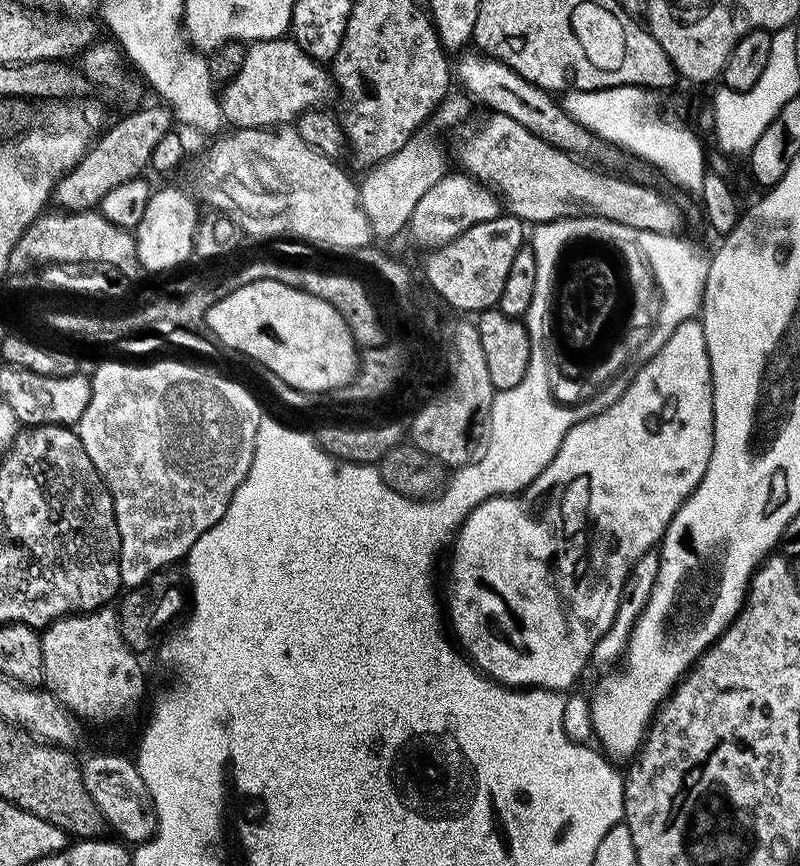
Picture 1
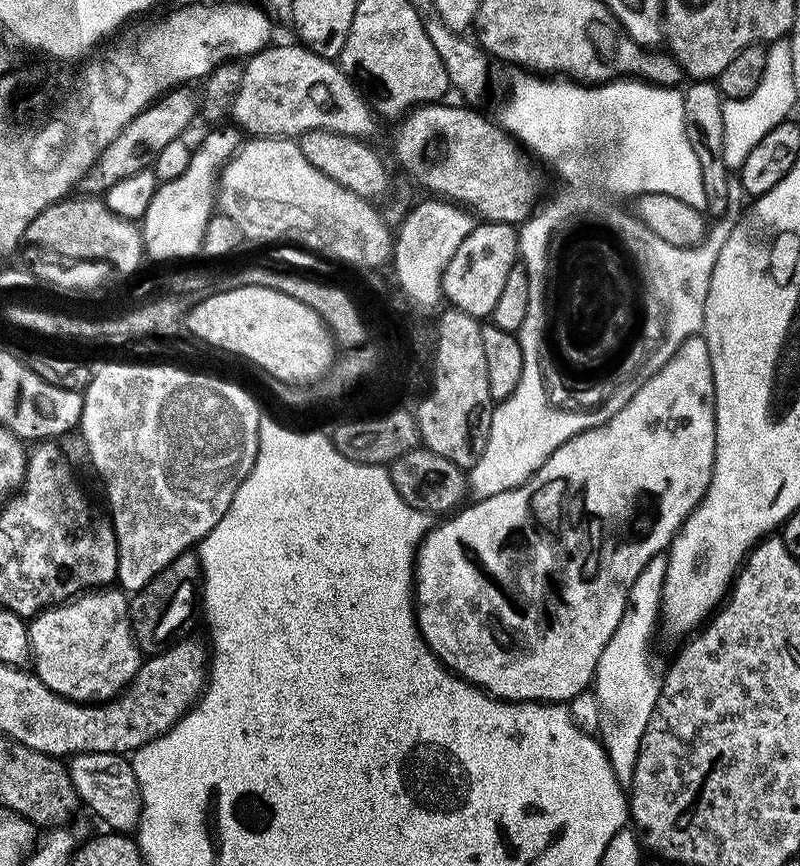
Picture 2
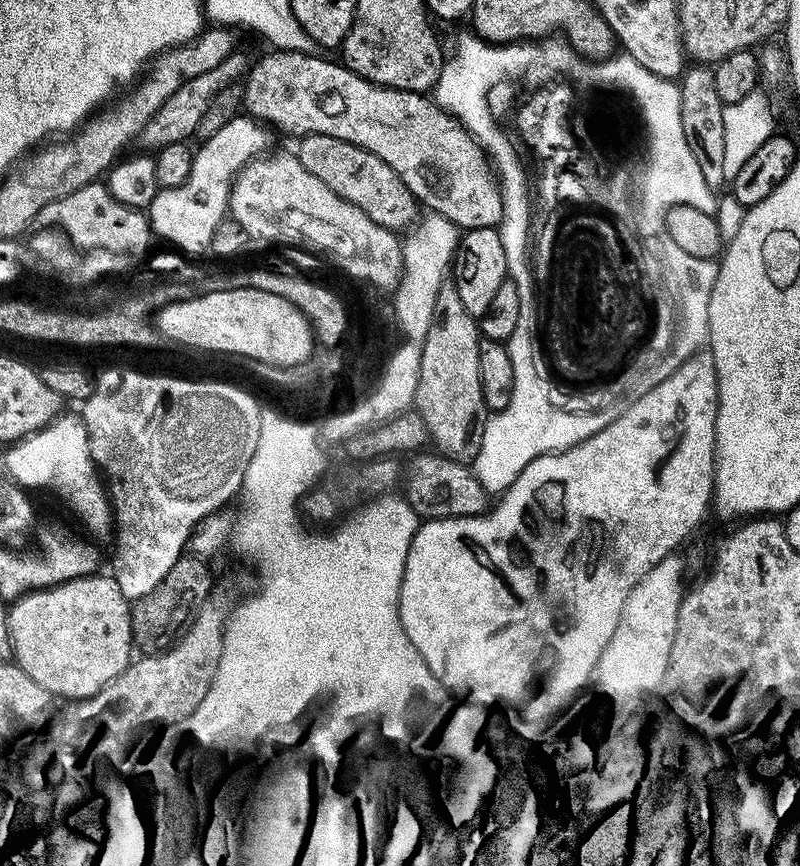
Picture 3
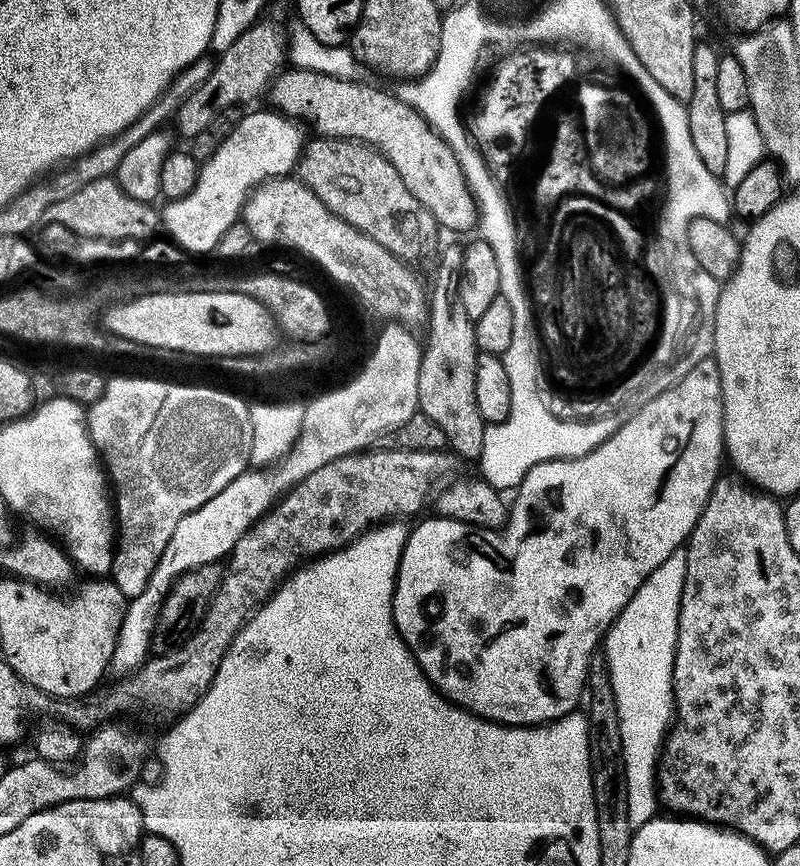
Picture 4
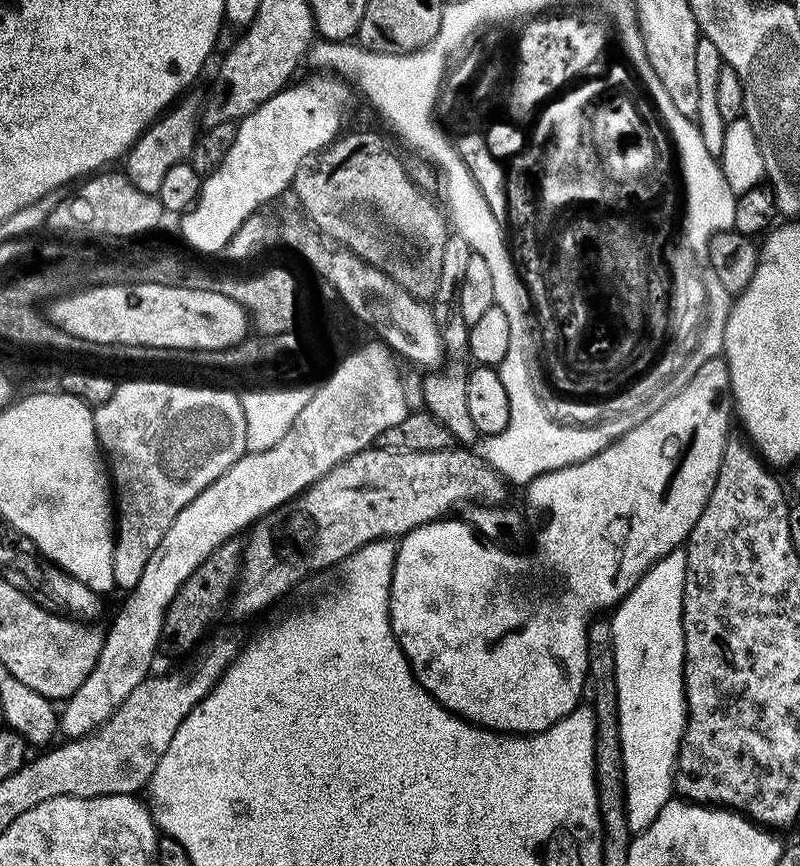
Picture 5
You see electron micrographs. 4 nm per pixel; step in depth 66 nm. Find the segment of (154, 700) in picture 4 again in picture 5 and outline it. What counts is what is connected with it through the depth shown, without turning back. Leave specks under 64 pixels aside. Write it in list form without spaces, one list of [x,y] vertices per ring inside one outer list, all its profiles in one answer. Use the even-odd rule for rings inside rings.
[[[371,446],[362,449],[361,452],[355,453],[352,457],[346,458],[344,461],[338,462],[331,470],[322,474],[317,481],[310,485],[307,489],[300,493],[295,499],[292,499],[283,507],[277,508],[275,512],[262,516],[257,520],[247,533],[248,545],[245,543],[242,548],[242,563],[240,565],[240,579],[236,581],[236,587],[232,590],[230,597],[230,612],[232,608],[232,616],[236,620],[248,620],[251,616],[256,616],[259,612],[267,610],[271,604],[276,604],[295,584],[303,582],[307,576],[312,576],[315,572],[320,572],[323,568],[332,568],[343,565],[350,554],[354,554],[362,546],[366,546],[375,540],[387,540],[389,538],[402,538],[410,530],[414,530],[423,524],[432,524],[436,520],[447,517],[452,507],[463,509],[465,506],[471,506],[477,502],[487,505],[503,505],[505,503],[504,495],[510,491],[509,485],[504,477],[495,471],[485,460],[479,451],[469,450],[464,446],[453,446],[451,448],[443,448],[442,450],[434,450],[433,452],[405,452],[392,448],[378,448],[379,446]]]

